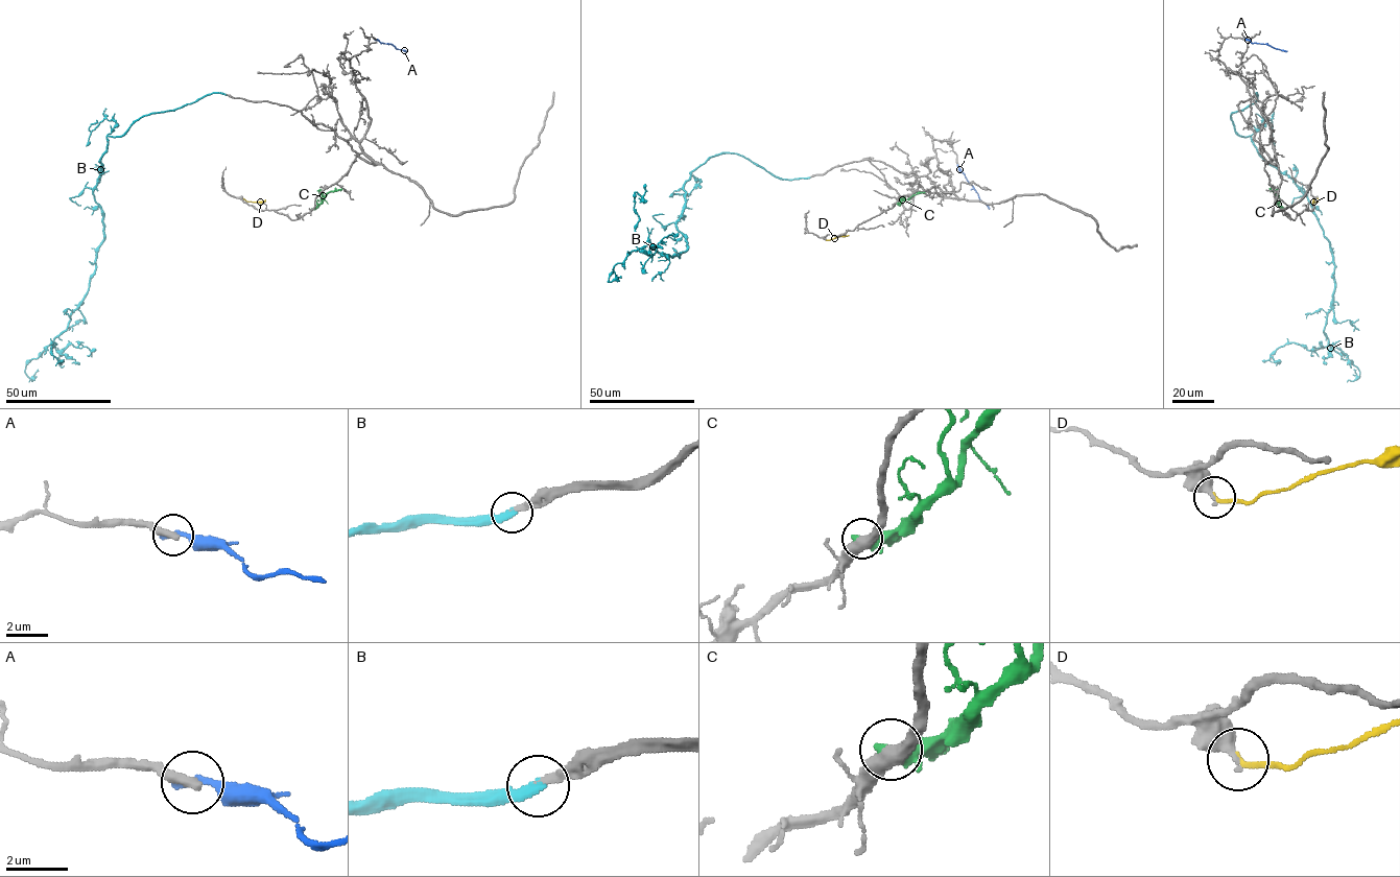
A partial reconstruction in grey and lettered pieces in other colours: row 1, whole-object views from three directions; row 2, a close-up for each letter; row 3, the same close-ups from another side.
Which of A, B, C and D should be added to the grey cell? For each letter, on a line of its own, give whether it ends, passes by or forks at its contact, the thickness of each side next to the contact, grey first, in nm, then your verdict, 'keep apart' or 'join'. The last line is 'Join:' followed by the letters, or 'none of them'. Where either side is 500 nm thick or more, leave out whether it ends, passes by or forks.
A: it ends there; 360 nm thick on the grey side, 300 nm on the other; keep apart
B: it ends there; 240 nm thick on the grey side, 320 nm on the other; join
C: it ends there; 480 nm thick on the grey side, 480 nm on the other; keep apart
D: it ends there; 380 nm thick on the grey side, 170 nm on the other; keep apart
Join: B

